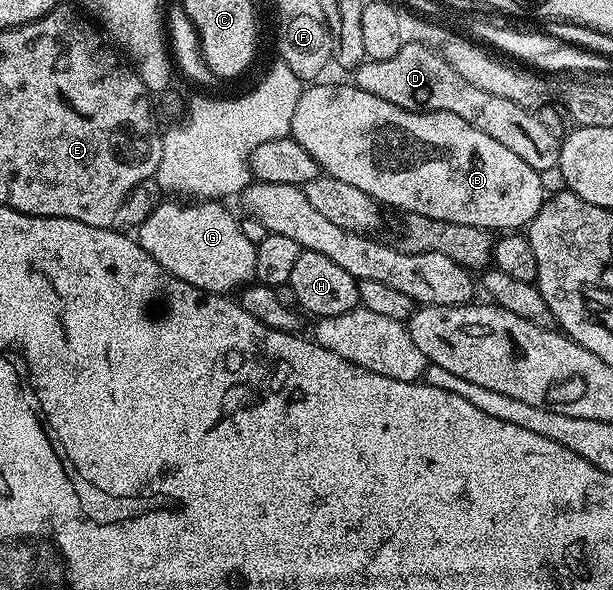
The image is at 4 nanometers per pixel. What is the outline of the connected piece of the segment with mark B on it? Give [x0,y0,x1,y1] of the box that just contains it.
[290,83,548,231]

